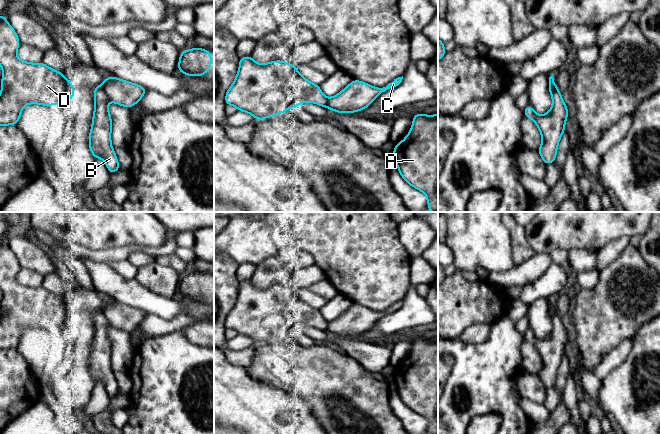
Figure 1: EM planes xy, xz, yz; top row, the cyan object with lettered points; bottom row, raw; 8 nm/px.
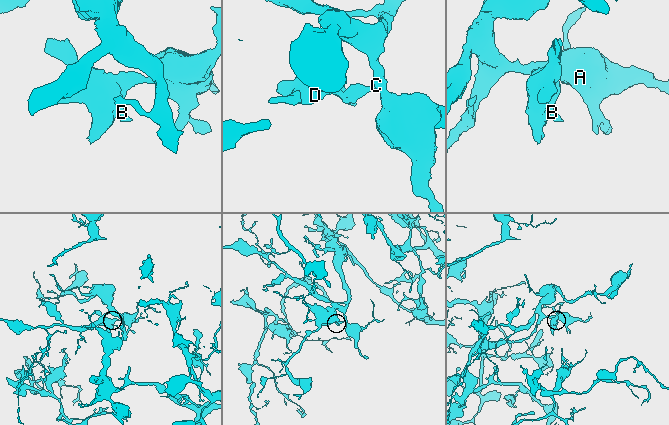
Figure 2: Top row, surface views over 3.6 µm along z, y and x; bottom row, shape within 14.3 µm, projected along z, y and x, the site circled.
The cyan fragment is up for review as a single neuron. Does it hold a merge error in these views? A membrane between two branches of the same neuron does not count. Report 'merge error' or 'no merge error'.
merge error

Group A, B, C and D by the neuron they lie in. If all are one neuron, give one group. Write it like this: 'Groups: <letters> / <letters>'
Groups: A C / B D

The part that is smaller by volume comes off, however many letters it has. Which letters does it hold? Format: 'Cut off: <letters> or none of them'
Cut off: B, D

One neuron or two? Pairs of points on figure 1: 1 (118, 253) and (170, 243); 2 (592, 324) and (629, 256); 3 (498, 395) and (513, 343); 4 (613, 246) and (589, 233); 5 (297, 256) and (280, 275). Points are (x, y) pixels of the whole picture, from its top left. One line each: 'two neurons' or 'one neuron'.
1: one neuron
2: one neuron
3: one neuron
4: two neurons
5: one neuron

